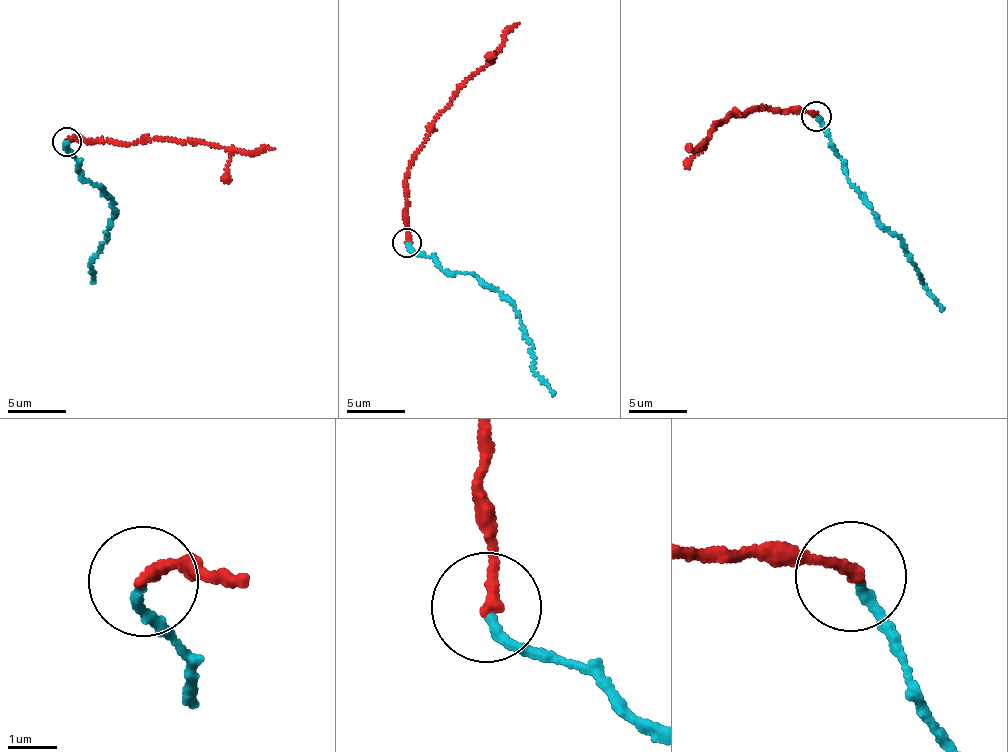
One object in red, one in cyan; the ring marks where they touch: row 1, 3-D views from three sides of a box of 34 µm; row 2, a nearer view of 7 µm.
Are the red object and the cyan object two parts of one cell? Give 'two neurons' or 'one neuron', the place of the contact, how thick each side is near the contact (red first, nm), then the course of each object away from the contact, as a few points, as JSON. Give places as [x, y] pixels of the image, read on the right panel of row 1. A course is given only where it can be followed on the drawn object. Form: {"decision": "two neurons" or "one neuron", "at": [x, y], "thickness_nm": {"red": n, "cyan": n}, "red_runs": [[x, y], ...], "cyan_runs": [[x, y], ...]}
{"decision": "two neurons", "at": [816, 116], "thickness_nm": {"red": 260, "cyan": 190}, "red_runs": [[816, 116], [808, 112], [768, 110], [733, 114], [689, 152]], "cyan_runs": [[816, 116], [850, 183], [886, 227], [901, 240], [923, 287], [943, 309]]}

